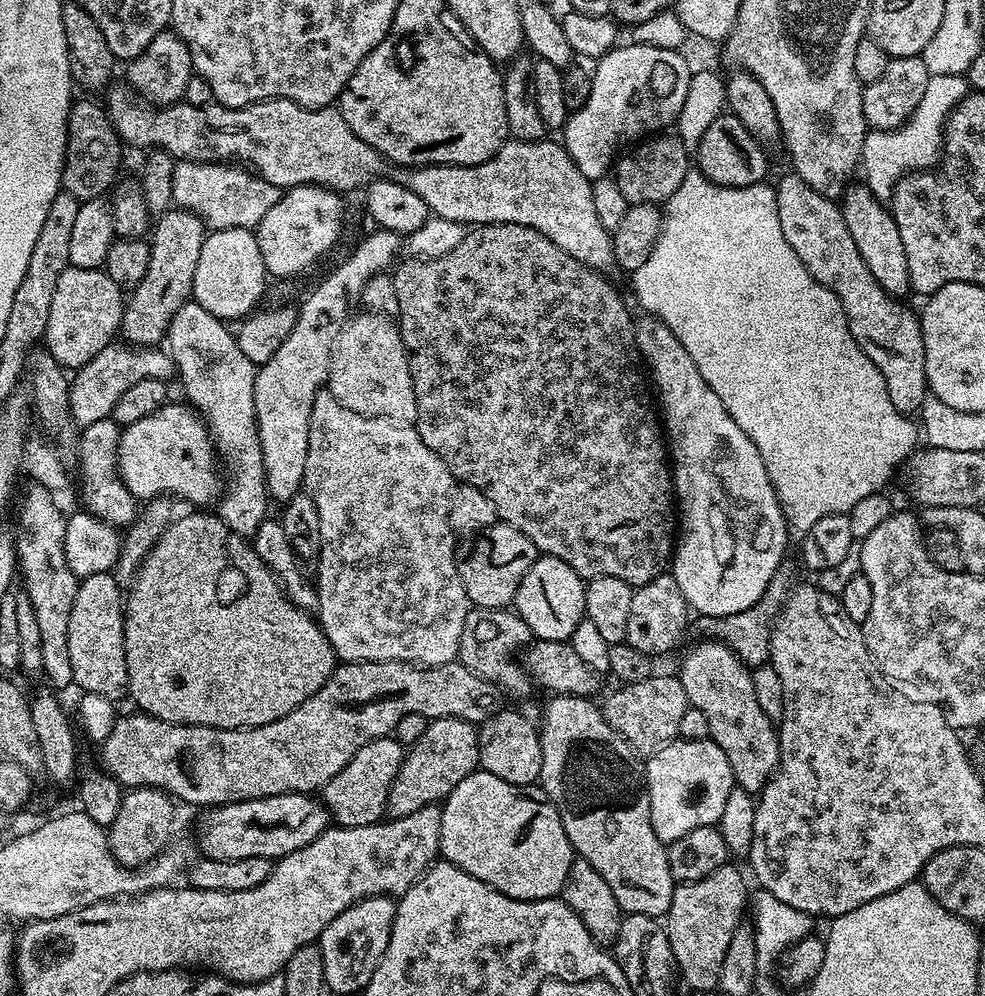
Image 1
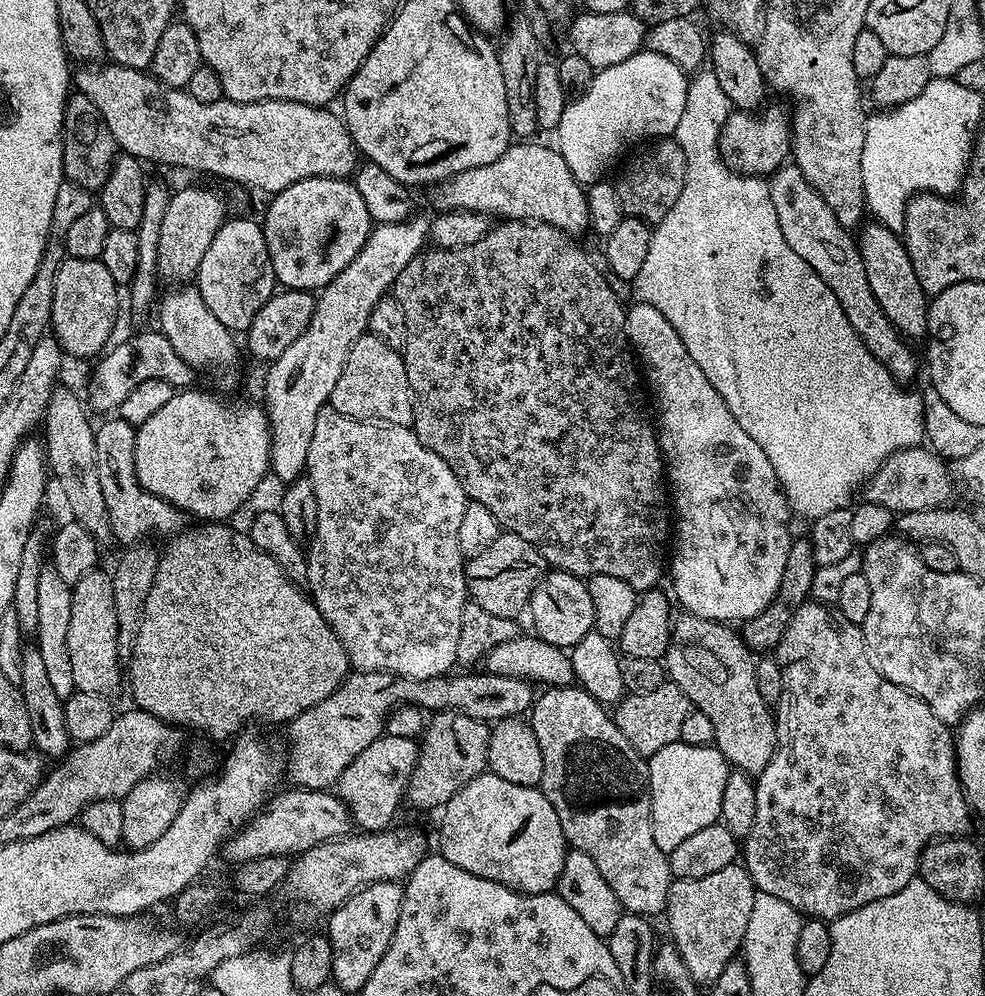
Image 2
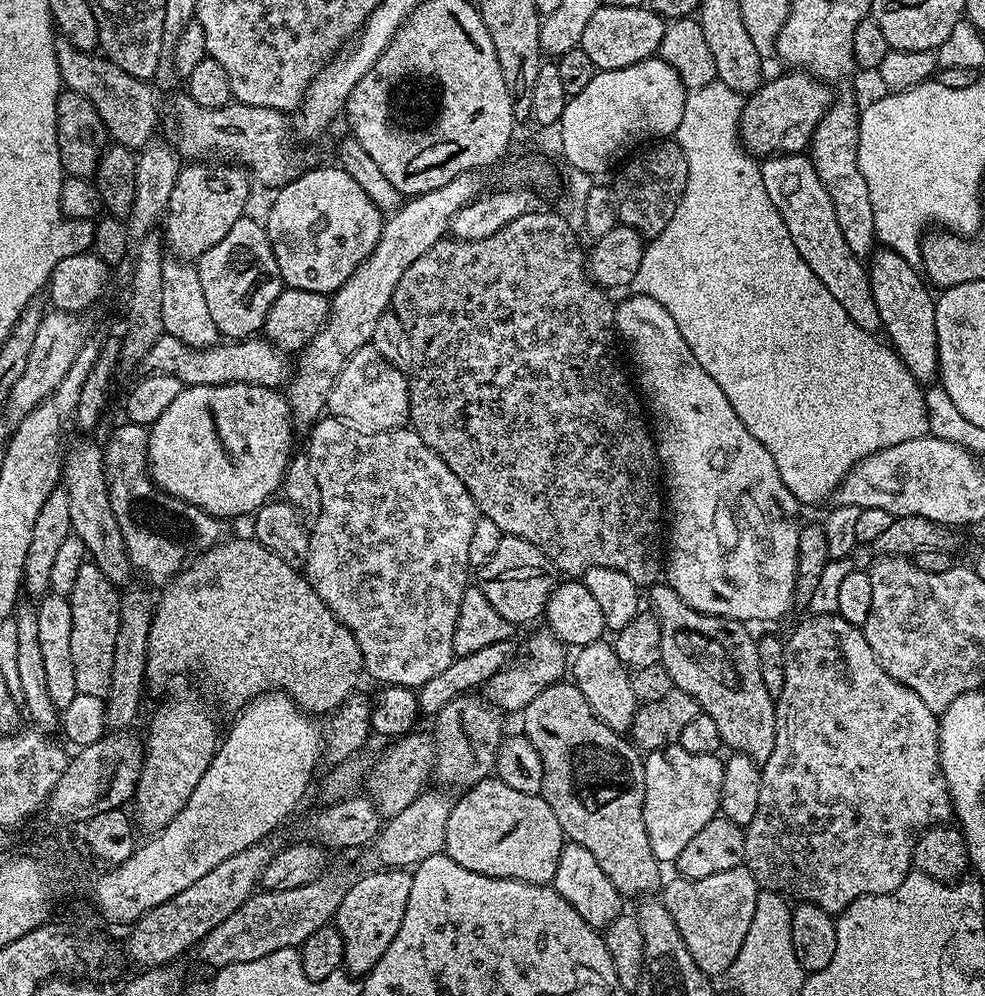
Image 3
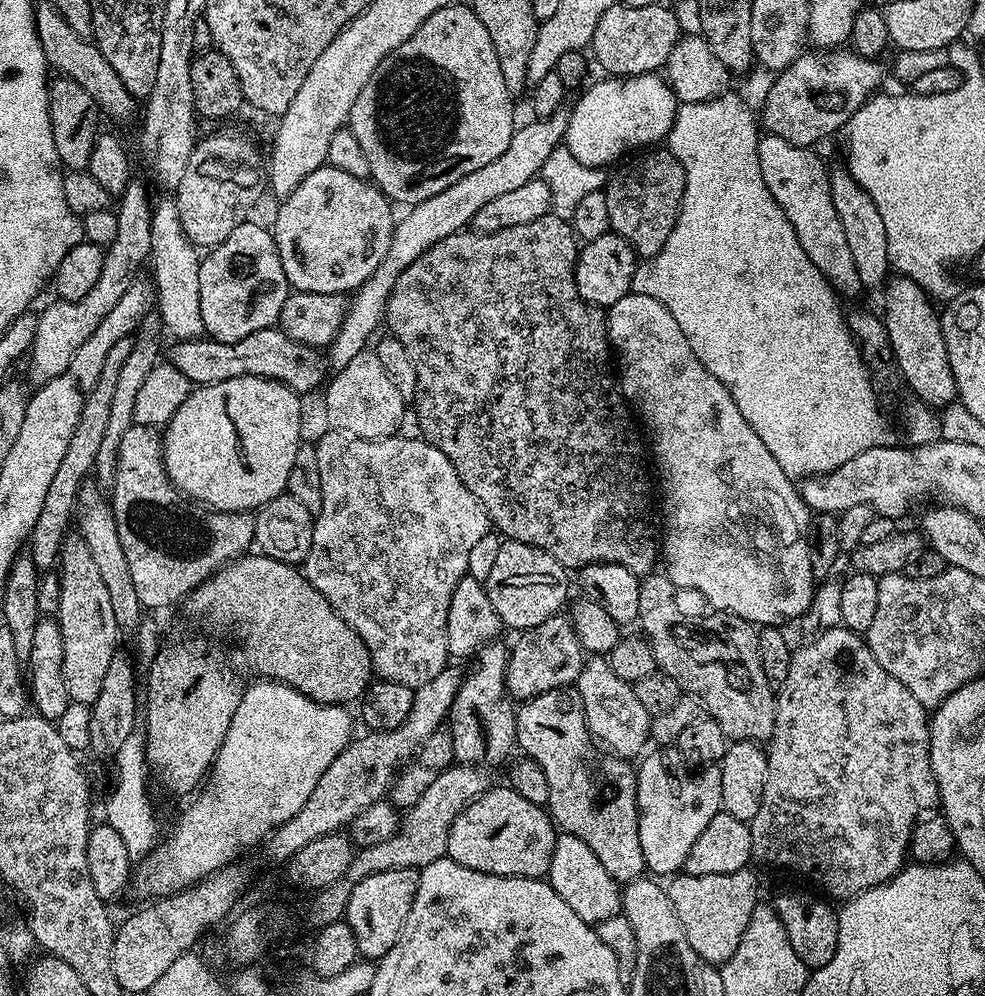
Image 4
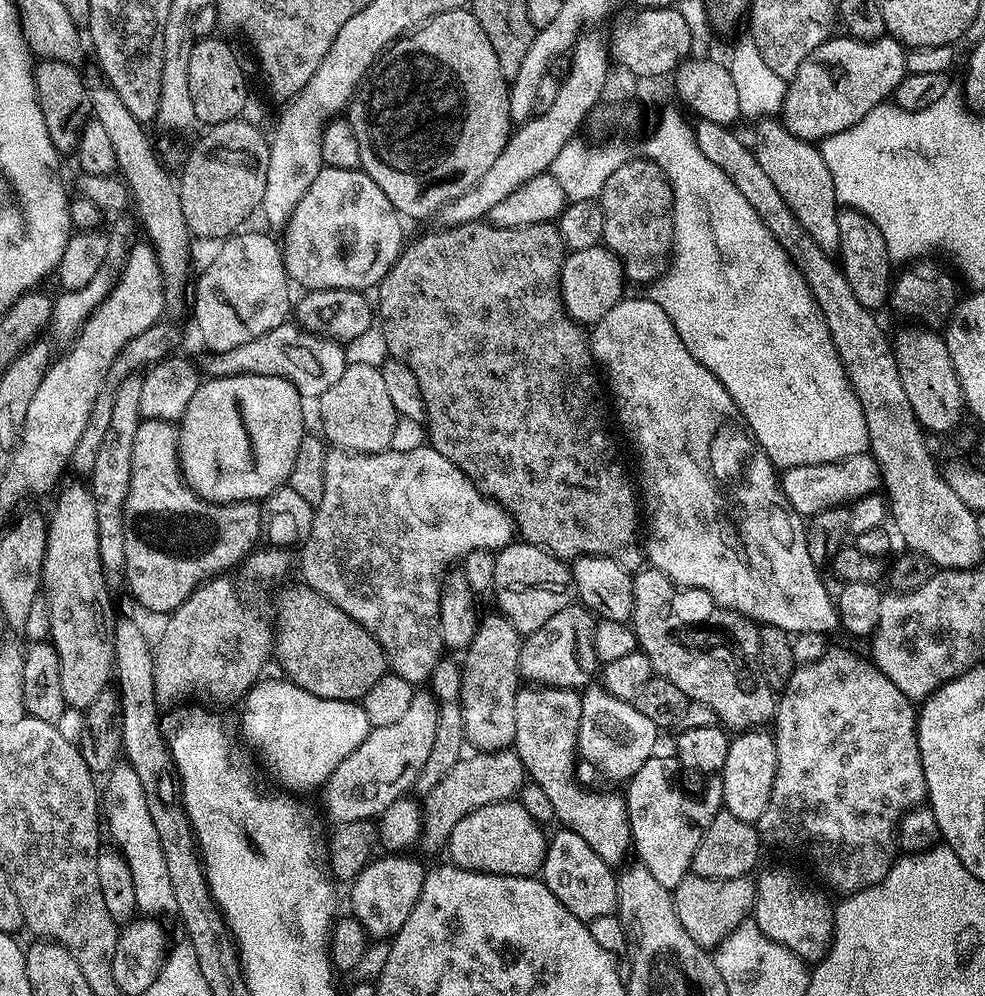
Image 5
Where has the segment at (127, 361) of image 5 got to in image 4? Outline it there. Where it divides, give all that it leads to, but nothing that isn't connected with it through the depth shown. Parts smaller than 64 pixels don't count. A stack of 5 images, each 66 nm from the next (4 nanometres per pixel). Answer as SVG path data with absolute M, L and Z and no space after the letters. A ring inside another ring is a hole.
M132 336L118 338L118 342L110 346L106 354L106 362L102 362L102 370L99 371L90 394L84 399L82 414L78 414L78 426L74 426L74 434L66 445L66 455L62 457L62 462L54 473L54 479L50 481L50 490L46 490L46 499L42 501L38 522L34 522L30 543L26 548L27 555L31 556L37 569L51 569L48 567L51 564L53 567L60 559L60 546L74 520L76 494L81 485L86 482L87 476L84 475L87 472L89 475L95 469L98 449L102 447L102 437L106 434L106 425L110 418L110 401L114 395L114 386L118 386L118 374L122 371L126 358L130 358L132 341Z

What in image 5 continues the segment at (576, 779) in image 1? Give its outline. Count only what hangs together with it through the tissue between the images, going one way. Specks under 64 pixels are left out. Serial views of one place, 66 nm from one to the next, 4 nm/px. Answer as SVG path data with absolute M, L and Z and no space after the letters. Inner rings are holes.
M524 686L516 694L514 706L514 751L516 757L524 764L525 773L531 783L540 784L553 806L553 814L567 831L582 834L582 838L594 849L594 854L602 858L602 862L613 866L625 863L628 852L633 851L632 831L628 821L628 801L616 792L591 792L576 781L576 764L578 765L578 730L580 729L580 697L579 691L571 688L545 688L543 686Z

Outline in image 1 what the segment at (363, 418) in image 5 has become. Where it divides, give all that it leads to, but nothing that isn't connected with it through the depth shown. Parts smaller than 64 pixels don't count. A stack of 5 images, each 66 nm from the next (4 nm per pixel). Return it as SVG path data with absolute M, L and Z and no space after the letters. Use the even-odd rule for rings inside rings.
M369 310L353 315L344 325L336 340L336 350L332 354L332 369L328 372L327 391L346 410L354 410L363 416L381 416L393 422L412 422L416 418L416 399L412 389L412 379L408 369L408 352L400 337L400 329L395 319L381 316Z

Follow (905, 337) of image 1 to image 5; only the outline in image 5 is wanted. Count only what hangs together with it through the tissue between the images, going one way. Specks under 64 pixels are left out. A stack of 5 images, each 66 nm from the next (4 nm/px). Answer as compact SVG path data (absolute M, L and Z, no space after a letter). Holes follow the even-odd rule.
M776 118L761 119L755 128L754 151L758 158L758 166L762 166L762 171L770 178L770 182L774 182L778 194L782 194L782 202L790 206L802 230L806 230L806 234L810 234L810 238L818 242L822 251L829 254L839 253L838 201L834 190L834 178L830 178L830 170L826 170L826 162L819 147L790 134L790 130L786 130L786 126Z

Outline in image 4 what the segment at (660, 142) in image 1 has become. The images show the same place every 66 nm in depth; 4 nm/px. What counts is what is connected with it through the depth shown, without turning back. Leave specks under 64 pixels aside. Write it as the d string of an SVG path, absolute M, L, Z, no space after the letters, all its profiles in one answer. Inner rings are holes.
M660 150L649 151L644 154L649 156L625 168L617 167L617 172L607 177L602 188L606 194L606 207L610 209L611 231L626 238L640 258L657 256L668 247L668 239L676 225L684 197L684 167L673 153L671 156L668 152L656 151Z

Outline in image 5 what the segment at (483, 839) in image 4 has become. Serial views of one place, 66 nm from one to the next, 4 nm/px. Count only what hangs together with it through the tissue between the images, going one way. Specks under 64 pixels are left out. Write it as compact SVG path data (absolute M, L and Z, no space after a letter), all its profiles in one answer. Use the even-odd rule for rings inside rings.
M513 798L494 802L466 814L448 839L446 849L451 863L458 868L471 868L473 872L492 872L495 876L531 876L535 877L544 867L544 855L548 849L549 837L544 836L542 824L530 816L523 808L519 799Z

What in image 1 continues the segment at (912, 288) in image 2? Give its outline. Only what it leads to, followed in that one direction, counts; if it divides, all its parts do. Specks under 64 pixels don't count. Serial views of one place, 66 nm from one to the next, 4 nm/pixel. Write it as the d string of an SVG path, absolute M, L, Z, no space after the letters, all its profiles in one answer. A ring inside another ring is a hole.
M852 182L845 188L839 206L842 218L846 222L846 230L850 230L850 238L854 238L854 246L858 246L862 262L866 262L866 270L874 274L878 286L882 286L882 290L897 298L909 295L910 276L906 266L906 246L902 246L902 234L898 234L898 222L894 222L892 213L885 203L868 189L867 184Z

